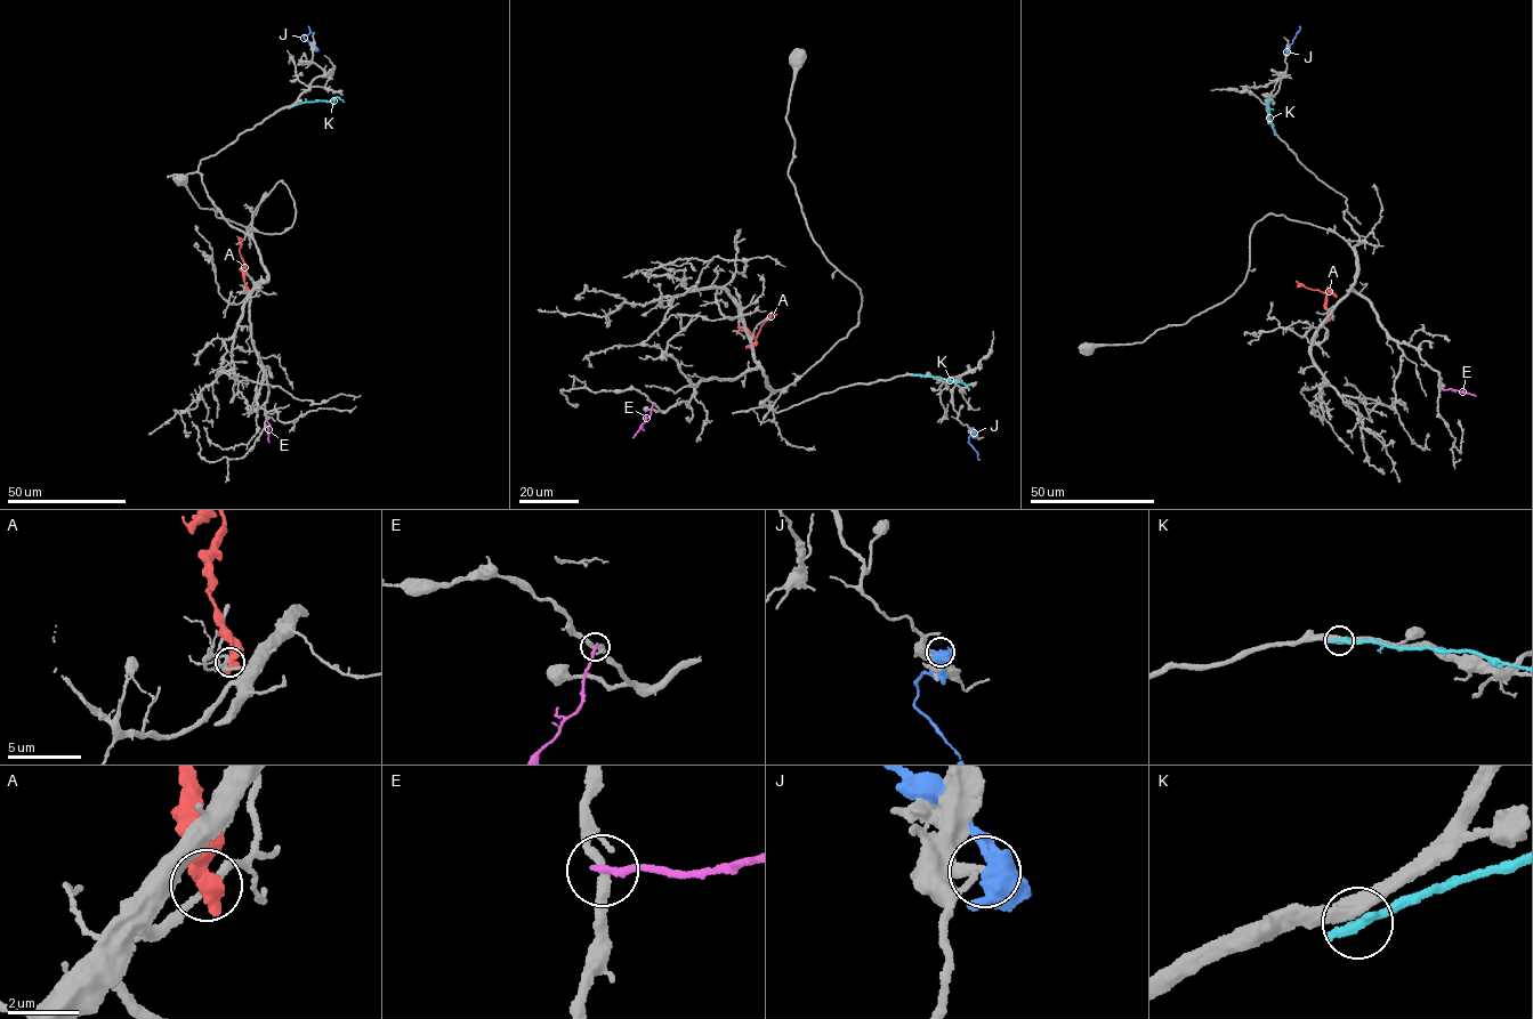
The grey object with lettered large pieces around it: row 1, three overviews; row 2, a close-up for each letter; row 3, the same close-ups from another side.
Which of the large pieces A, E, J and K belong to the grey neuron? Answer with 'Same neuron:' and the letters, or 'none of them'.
Same neuron: none of them

